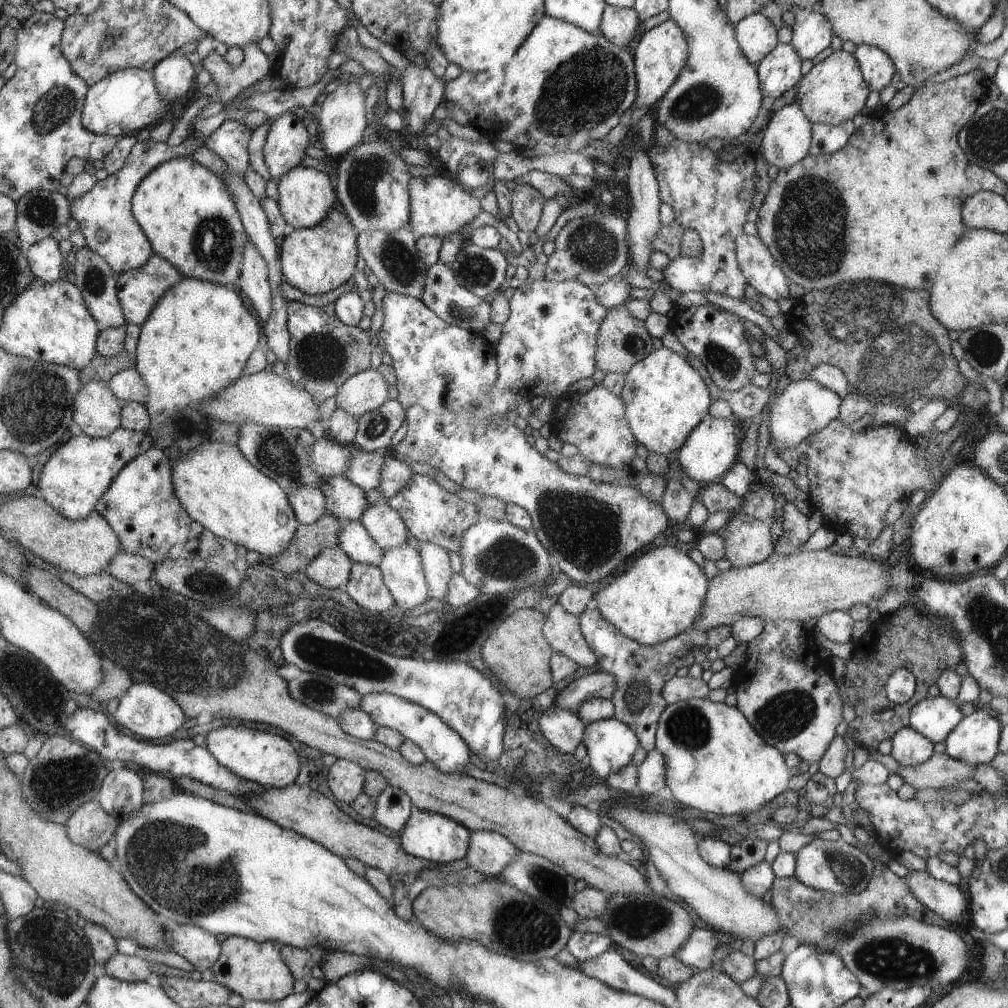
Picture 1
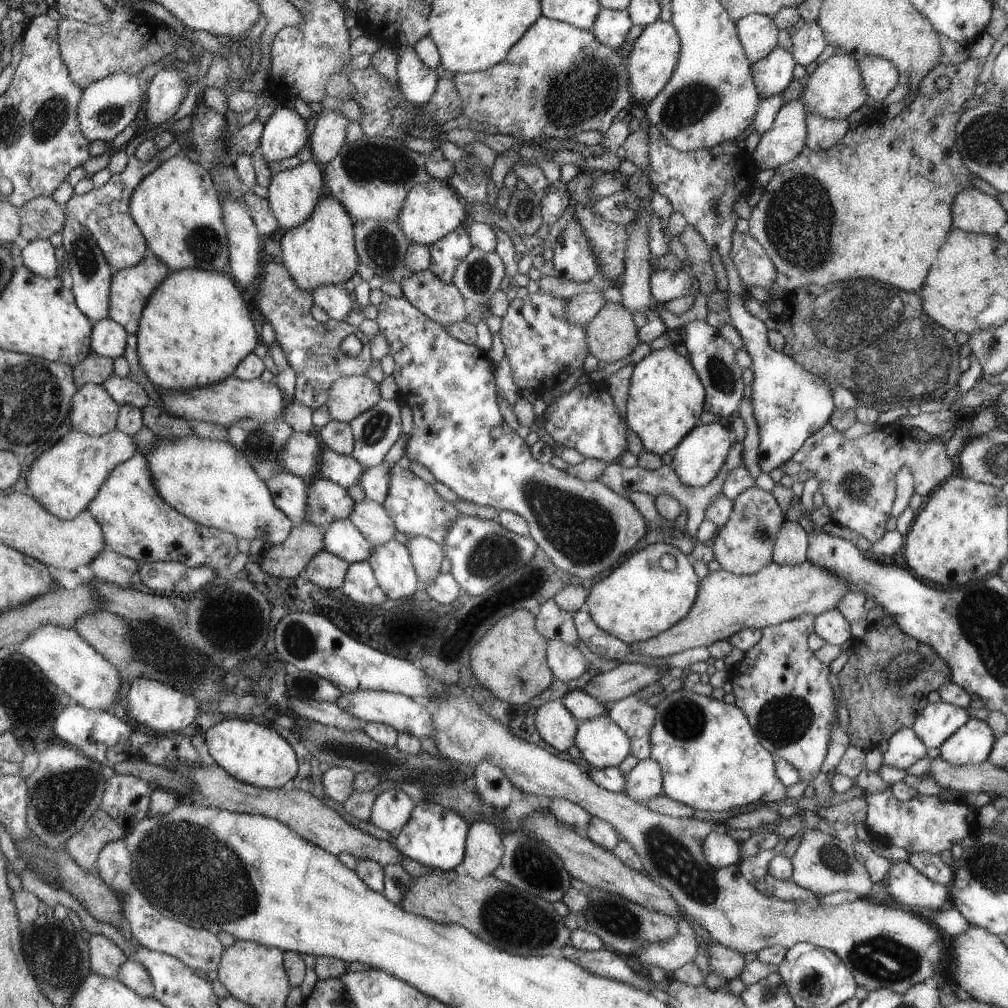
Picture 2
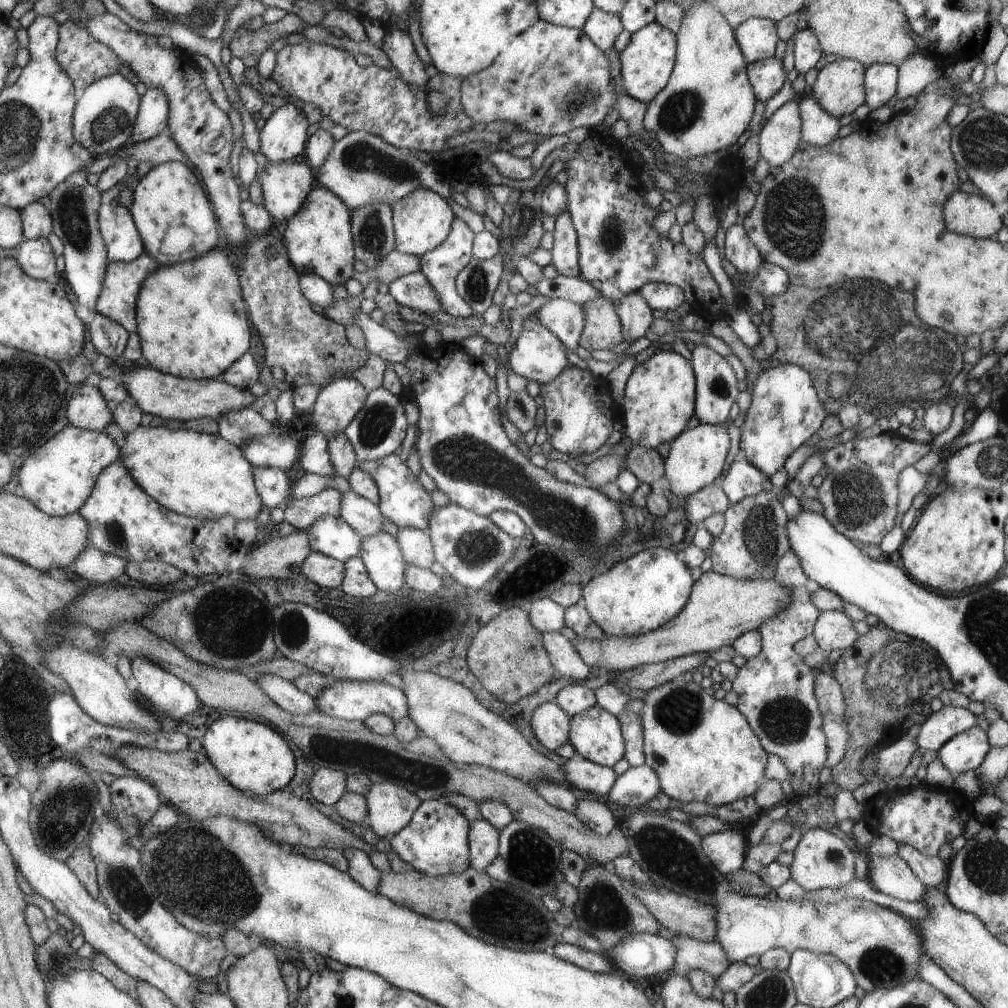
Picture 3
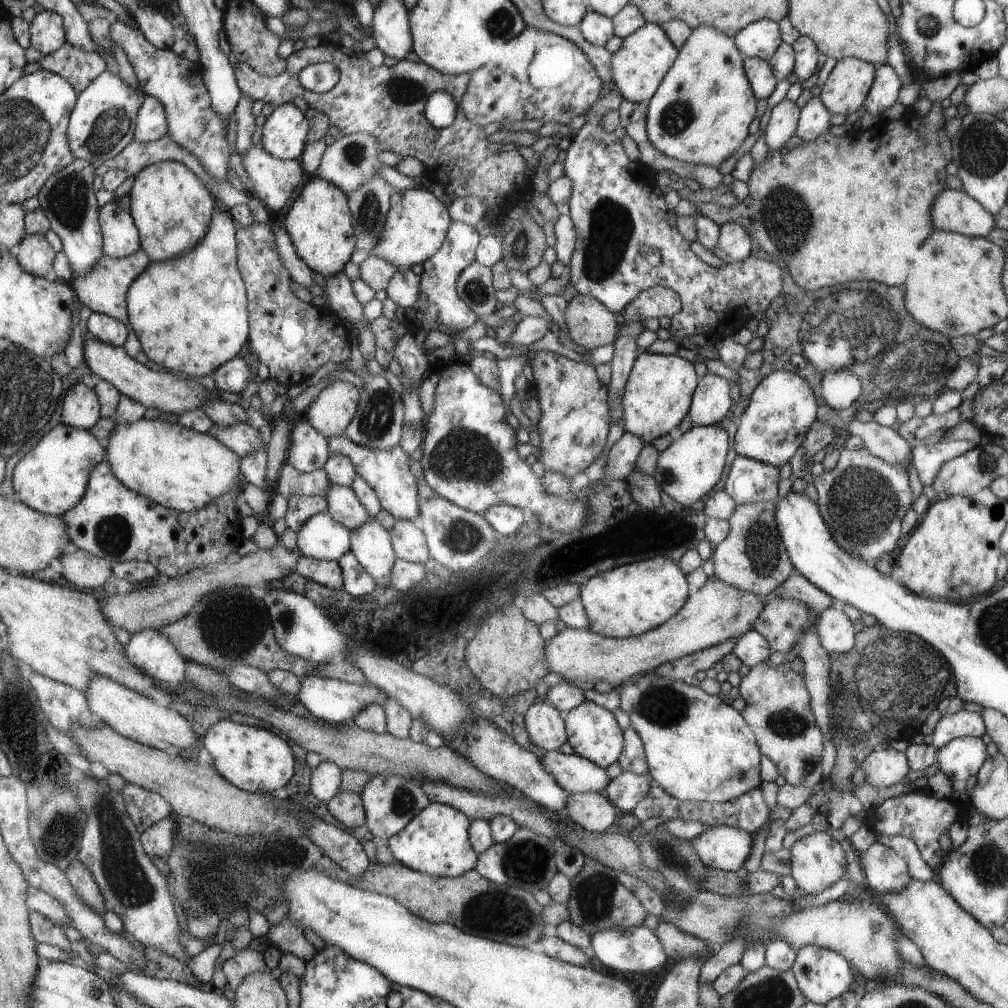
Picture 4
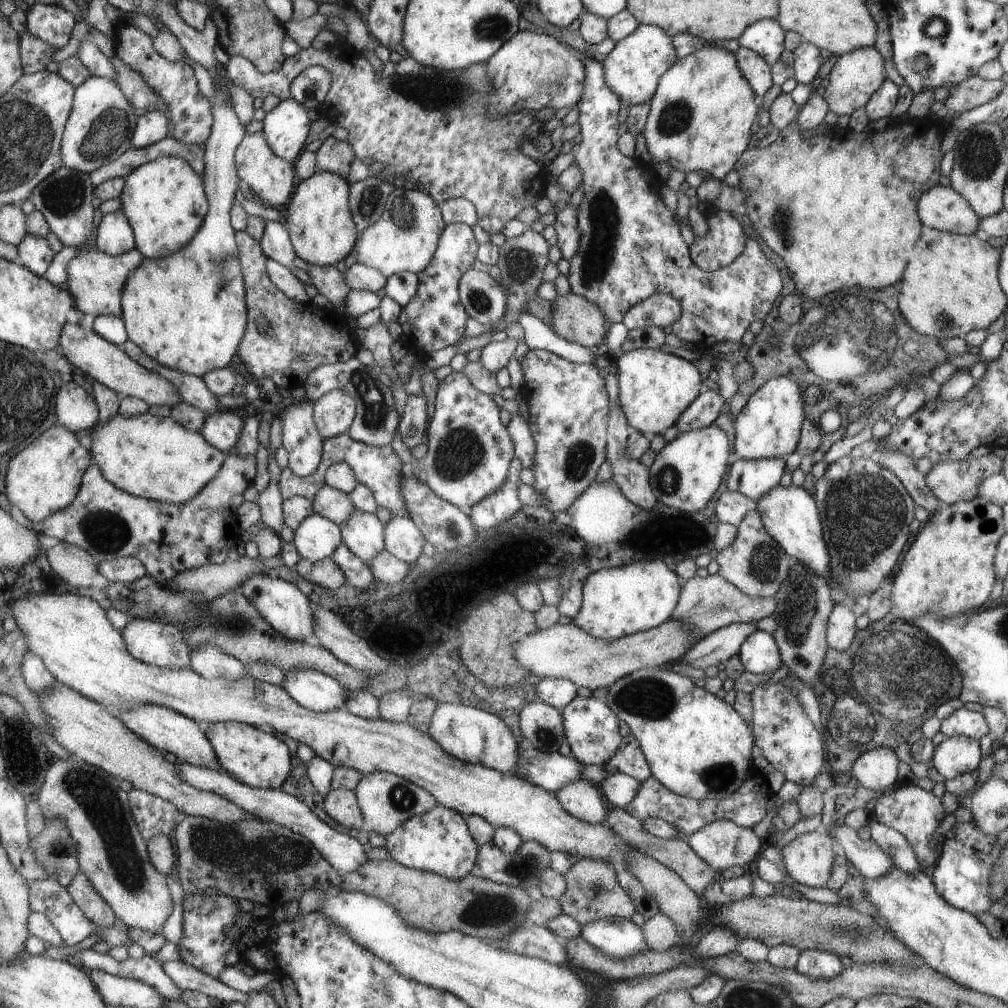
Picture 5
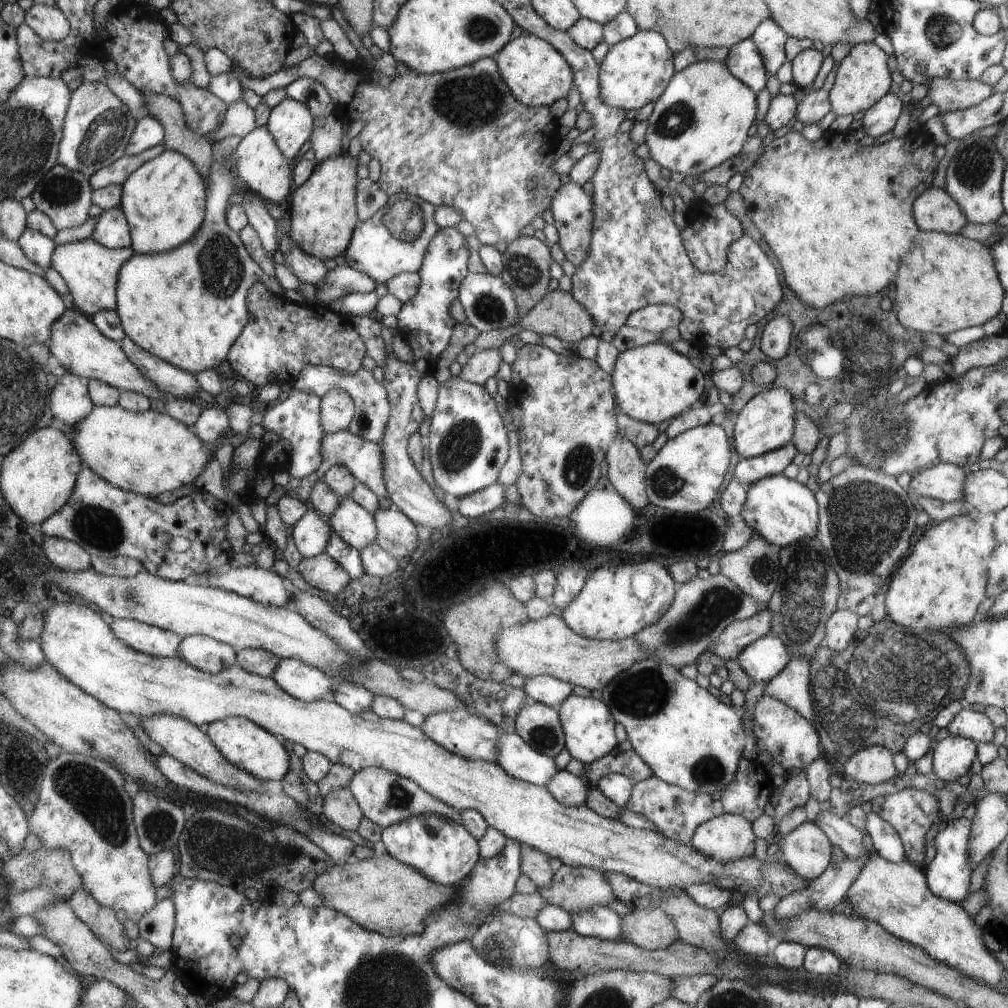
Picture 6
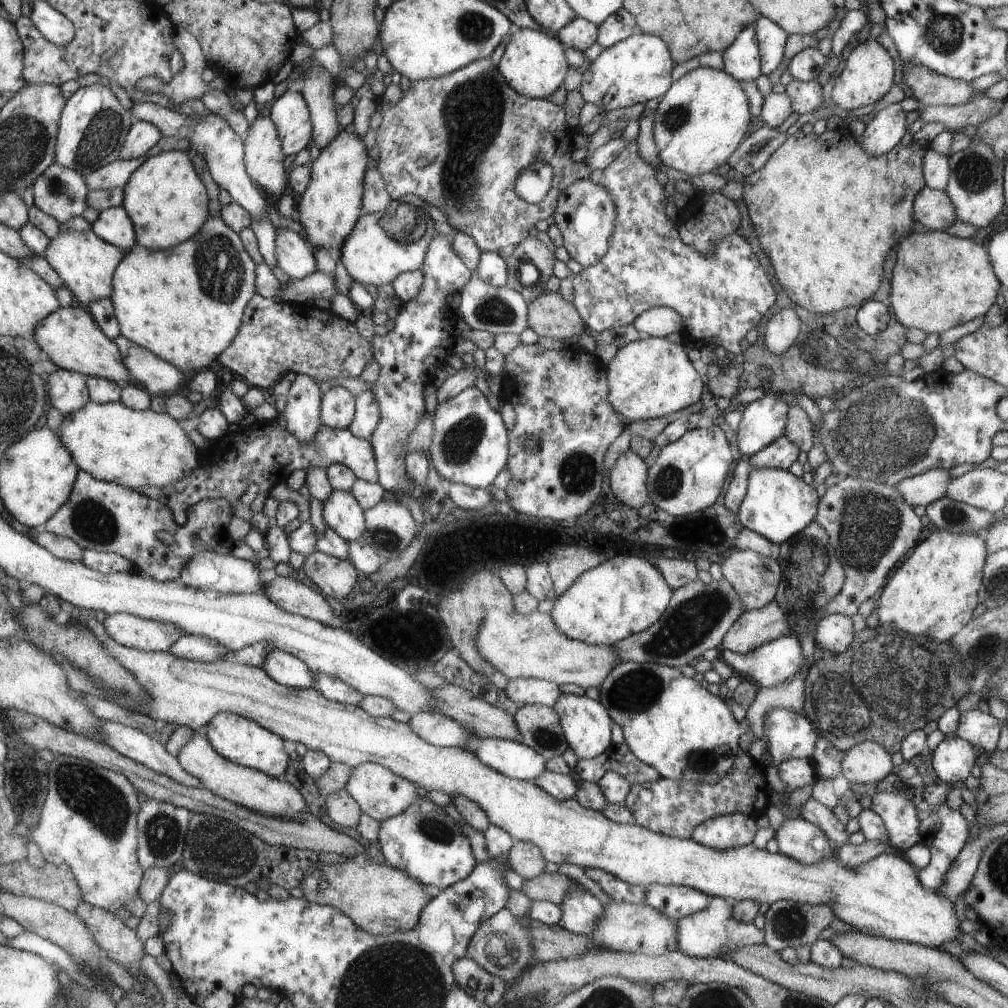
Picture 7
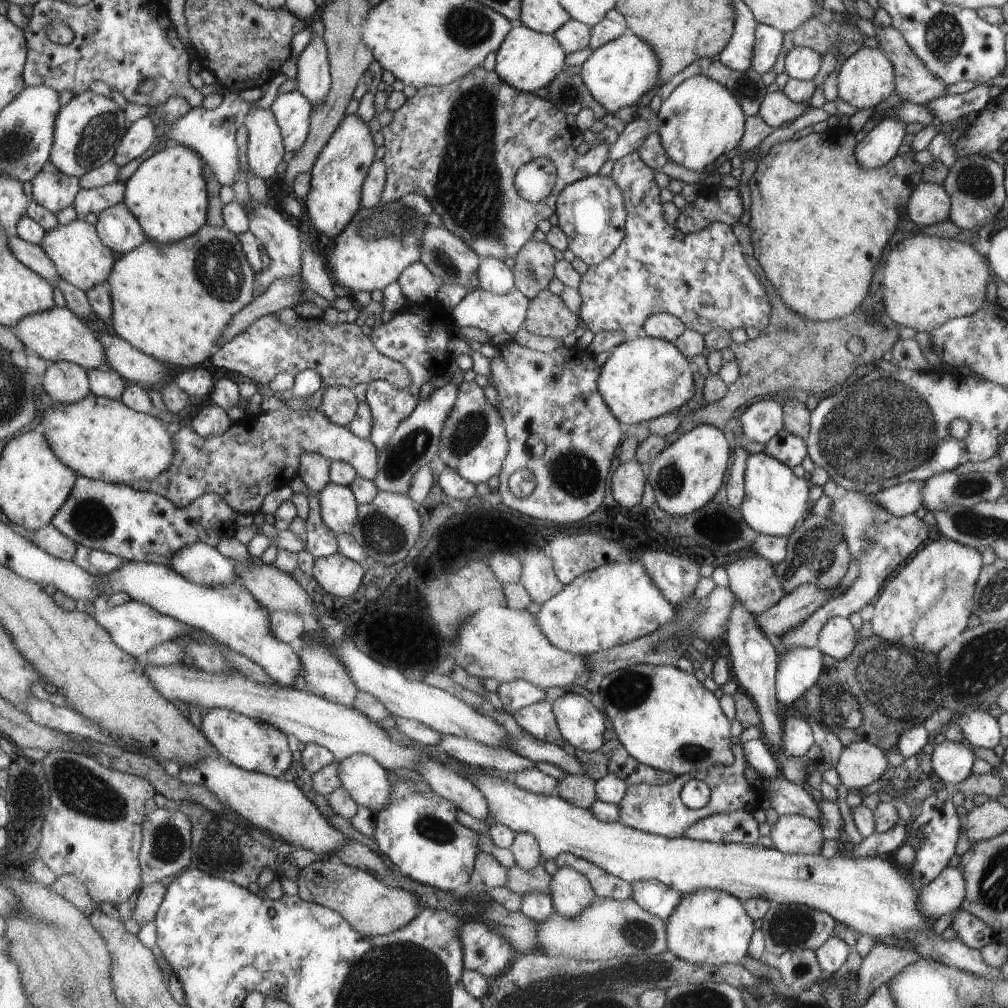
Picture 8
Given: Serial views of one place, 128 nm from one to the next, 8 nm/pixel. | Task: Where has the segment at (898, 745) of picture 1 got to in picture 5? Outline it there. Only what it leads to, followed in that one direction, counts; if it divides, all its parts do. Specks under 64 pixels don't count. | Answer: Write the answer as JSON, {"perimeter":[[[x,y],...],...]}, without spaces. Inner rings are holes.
{"perimeter":[[[876,747],[857,759],[850,774],[862,787],[881,792],[899,782],[898,764],[900,759],[894,749]]]}

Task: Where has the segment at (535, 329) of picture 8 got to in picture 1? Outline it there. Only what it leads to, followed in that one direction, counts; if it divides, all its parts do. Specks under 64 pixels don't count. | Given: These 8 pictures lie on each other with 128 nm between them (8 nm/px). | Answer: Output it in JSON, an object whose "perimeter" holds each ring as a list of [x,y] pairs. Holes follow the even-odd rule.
{"perimeter":[[[624,304],[610,309],[597,335],[597,369],[608,373],[628,373],[640,360],[653,352],[652,336],[645,322],[632,317]]]}

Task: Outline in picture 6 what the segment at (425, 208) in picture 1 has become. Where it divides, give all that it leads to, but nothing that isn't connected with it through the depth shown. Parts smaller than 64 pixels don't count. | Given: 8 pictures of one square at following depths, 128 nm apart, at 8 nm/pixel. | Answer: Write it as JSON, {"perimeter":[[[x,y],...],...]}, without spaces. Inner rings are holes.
{"perimeter":[[[404,194],[389,196],[388,202],[353,232],[352,242],[344,252],[346,265],[384,284],[403,272],[419,272],[429,245],[441,230],[436,212],[437,207],[422,200],[422,197]]]}

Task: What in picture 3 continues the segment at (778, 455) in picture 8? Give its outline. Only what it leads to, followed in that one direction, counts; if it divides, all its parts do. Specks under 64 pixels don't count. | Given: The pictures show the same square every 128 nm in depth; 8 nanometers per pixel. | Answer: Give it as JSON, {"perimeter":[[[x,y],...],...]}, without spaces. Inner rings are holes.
{"perimeter":[[[734,461],[721,485],[729,502],[738,503],[748,496],[762,493],[762,482],[766,482],[766,476],[760,469],[748,462]]]}

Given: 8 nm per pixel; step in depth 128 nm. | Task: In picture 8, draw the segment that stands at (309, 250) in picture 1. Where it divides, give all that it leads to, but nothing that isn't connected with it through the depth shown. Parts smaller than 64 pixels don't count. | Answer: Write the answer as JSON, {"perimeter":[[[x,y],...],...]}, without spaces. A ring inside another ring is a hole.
{"perimeter":[[[353,112],[346,116],[344,122],[333,133],[325,151],[314,164],[311,174],[311,190],[306,196],[305,204],[308,216],[319,235],[324,234],[331,241],[341,235],[350,220],[357,215],[361,207],[361,192],[368,168],[374,161],[374,142],[368,136],[368,126]]]}

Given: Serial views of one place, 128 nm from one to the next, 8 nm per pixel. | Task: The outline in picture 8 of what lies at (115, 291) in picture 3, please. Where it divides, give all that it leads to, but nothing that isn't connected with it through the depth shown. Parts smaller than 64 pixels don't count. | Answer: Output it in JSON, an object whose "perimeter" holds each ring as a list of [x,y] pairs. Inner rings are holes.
{"perimeter":[[[79,218],[76,223],[70,225],[61,224],[55,230],[47,232],[42,246],[56,264],[62,278],[86,293],[98,284],[109,282],[120,260],[120,255],[101,238],[97,226],[88,224],[83,218]]]}

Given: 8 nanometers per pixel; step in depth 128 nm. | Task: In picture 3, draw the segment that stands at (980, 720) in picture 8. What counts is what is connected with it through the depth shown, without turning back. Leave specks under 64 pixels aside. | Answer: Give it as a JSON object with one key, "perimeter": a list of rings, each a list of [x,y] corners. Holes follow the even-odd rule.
{"perimeter":[[[944,705],[938,712],[932,714],[921,724],[917,746],[922,751],[940,750],[954,736],[976,727],[977,716],[963,707]]]}

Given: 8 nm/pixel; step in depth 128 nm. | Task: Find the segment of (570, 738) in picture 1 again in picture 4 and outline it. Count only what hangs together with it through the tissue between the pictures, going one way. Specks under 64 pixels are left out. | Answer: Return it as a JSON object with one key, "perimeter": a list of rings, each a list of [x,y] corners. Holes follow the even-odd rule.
{"perimeter":[[[549,702],[530,706],[524,722],[532,743],[546,753],[558,750],[568,741],[564,715]]]}

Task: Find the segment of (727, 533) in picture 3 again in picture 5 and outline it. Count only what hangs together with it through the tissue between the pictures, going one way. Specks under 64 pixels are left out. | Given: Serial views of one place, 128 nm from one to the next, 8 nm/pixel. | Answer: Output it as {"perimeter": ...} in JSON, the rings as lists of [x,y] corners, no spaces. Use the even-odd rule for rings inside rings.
{"perimeter":[[[756,509],[750,510],[737,528],[736,540],[728,548],[713,554],[719,564],[720,576],[742,590],[745,595],[762,599],[774,597],[781,590],[782,583],[789,578],[794,559],[766,532],[761,513],[756,512]]]}

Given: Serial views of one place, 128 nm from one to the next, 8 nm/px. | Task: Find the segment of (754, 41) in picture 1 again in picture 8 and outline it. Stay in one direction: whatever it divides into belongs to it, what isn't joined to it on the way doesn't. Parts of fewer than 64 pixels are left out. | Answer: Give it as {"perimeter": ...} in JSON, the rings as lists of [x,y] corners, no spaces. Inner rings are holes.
{"perimeter":[[[759,24],[757,43],[753,57],[753,70],[760,76],[768,73],[776,64],[779,52],[784,44],[785,34],[772,26]]]}

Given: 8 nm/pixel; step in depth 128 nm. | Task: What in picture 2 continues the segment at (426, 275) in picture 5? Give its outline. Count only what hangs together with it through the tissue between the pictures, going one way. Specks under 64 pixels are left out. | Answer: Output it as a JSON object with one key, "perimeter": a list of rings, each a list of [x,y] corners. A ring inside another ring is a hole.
{"perimeter":[[[456,228],[431,246],[429,270],[443,283],[453,283],[455,269],[472,248],[468,228]]]}

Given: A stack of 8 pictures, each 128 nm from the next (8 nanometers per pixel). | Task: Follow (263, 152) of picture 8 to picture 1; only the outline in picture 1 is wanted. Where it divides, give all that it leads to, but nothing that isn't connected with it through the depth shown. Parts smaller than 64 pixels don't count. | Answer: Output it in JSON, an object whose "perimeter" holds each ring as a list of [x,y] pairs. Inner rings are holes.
{"perimeter":[[[300,166],[282,176],[279,183],[280,208],[291,229],[304,229],[317,226],[325,220],[330,208],[336,202],[337,190],[334,190],[330,178],[314,168]]]}

